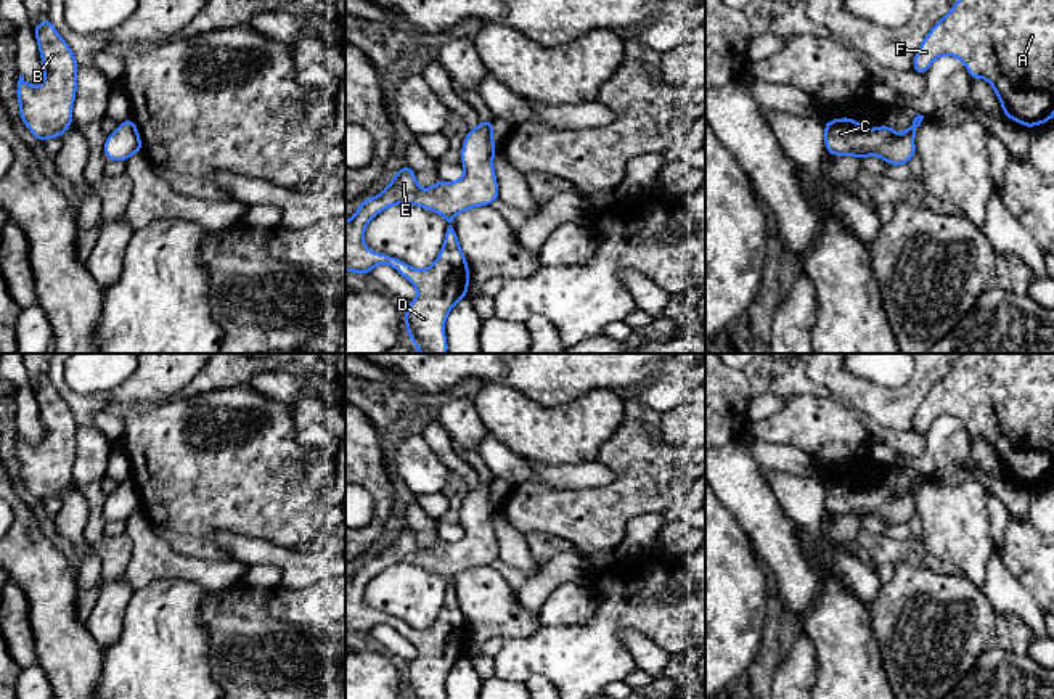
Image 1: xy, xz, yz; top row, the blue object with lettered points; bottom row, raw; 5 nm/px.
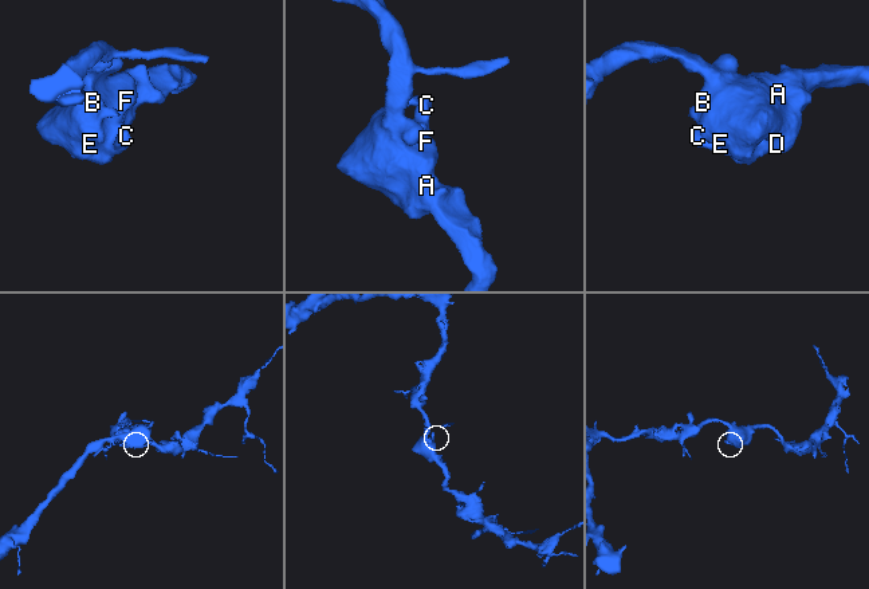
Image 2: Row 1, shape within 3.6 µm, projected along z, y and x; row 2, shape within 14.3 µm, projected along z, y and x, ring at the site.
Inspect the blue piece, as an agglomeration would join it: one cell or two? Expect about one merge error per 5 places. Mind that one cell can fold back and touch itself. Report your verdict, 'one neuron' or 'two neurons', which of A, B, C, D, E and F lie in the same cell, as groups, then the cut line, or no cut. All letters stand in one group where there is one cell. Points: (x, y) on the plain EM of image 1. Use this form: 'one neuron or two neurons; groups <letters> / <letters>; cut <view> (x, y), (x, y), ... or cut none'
one neuron; groups A B C D E F; cut none

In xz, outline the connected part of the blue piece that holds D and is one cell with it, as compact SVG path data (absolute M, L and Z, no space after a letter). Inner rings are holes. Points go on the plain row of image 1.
M493 479L482 480L468 490L461 524L464 535L458 542L437 540L429 550L418 545L413 529L406 524L392 533L392 543L378 556L365 558L358 570L345 582L345 632L370 635L379 623L387 623L406 638L418 651L418 657L408 662L405 675L410 699L447 699L445 681L456 662L468 657L471 641L464 612L460 607L453 588L453 577L500 559L493 516ZM397 564L413 564L447 578L445 599L434 623L416 630L406 622L378 612L365 604L366 585L384 569Z

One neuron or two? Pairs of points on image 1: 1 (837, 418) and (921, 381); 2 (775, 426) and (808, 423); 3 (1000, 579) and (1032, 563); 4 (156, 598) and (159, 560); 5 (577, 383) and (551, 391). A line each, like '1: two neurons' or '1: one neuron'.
1: two neurons
2: one neuron
3: two neurons
4: two neurons
5: one neuron

